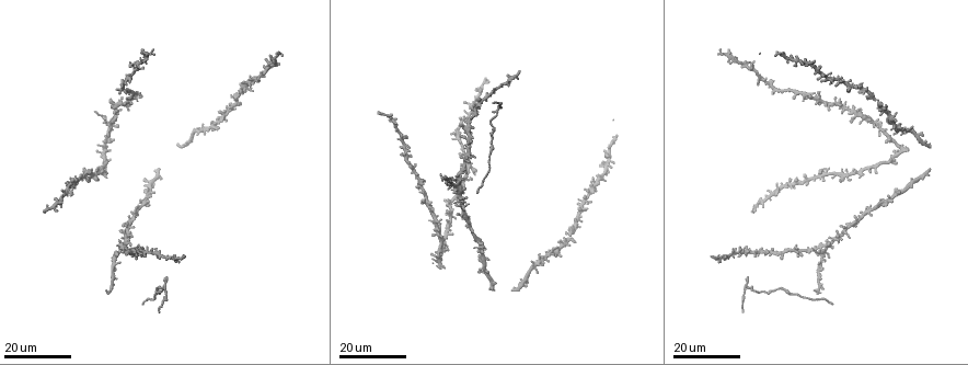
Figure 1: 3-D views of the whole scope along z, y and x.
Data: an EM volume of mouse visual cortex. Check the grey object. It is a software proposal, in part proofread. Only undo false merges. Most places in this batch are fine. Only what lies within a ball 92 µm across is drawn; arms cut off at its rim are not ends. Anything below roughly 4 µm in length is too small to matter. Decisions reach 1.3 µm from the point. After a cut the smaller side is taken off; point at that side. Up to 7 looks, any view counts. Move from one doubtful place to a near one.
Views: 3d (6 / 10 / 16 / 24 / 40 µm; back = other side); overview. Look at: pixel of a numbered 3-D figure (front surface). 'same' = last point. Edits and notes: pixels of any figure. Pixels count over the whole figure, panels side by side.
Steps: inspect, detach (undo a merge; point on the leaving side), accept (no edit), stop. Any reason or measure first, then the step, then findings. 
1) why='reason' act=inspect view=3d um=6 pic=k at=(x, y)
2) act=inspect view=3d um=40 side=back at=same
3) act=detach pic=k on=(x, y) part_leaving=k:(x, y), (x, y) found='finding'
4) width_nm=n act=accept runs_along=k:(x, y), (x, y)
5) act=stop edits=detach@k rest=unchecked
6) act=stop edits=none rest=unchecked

why='small branch off a trunk' act=inspect view=3d um=24 pic=1 at=(879, 124)

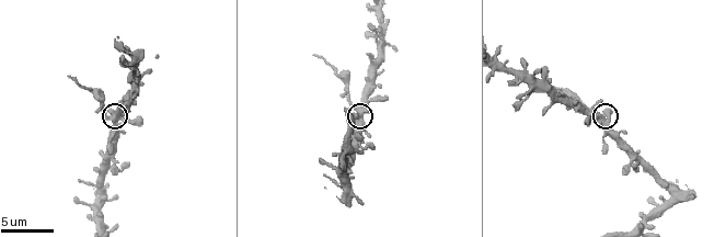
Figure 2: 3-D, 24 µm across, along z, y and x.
act=inspect view=3d um=10 pic=2 at=(355, 109)

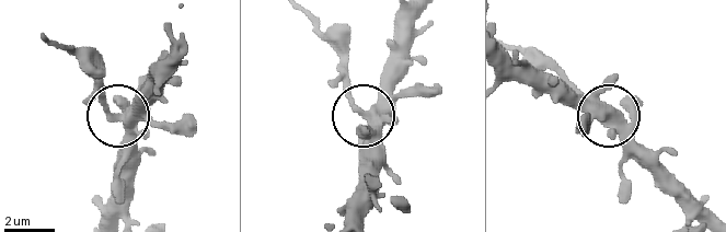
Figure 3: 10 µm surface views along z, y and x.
side_arm_um=8 act=detach pic=3 on=(101, 95) part_leaving=3:(357, 111), (343, 57), (301, 12) found='two neurons meet here'

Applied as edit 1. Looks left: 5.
act=inspect view=overview

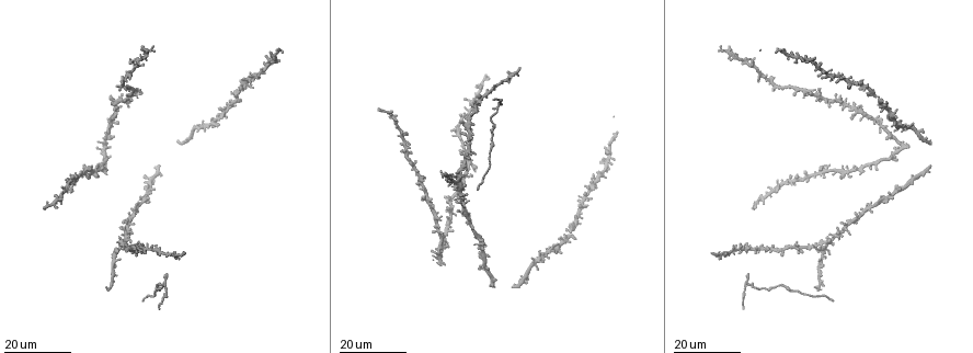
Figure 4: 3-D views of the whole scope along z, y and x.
why='four or more arms meet' act=inspect view=3d um=24 pic=4 at=(869, 206)

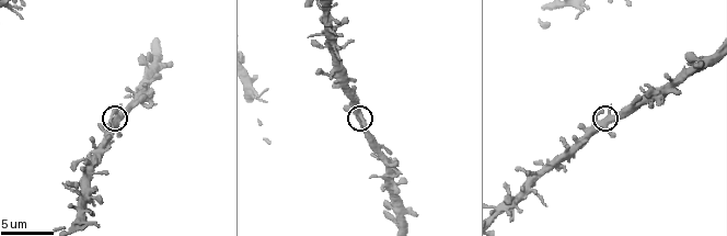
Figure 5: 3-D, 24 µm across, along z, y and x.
act=inspect view=3d um=10 pic=5 at=(120, 122)

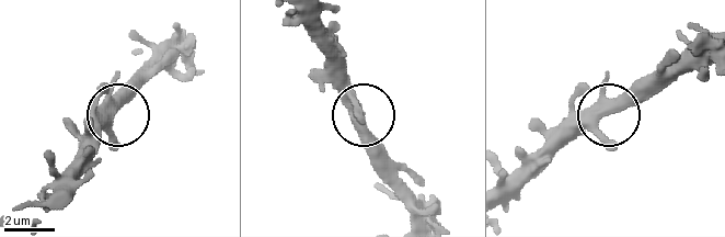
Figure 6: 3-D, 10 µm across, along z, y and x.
width_nm=400 act=accept runs_along=6:(643, 78), (618, 106), (580, 126), (551, 155) found='one neuron here'

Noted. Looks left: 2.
act=inspect view=3d um=24 pic=4 at=(493, 90)

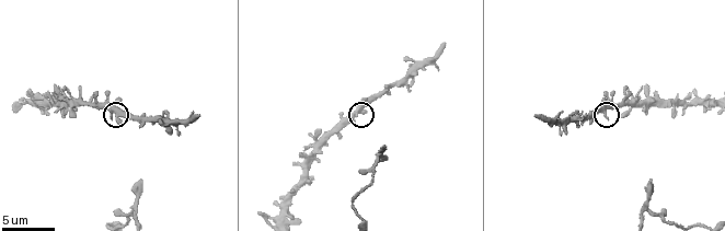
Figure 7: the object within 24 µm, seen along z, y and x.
act=inspect view=3d um=10 pic=7 at=(113, 116)

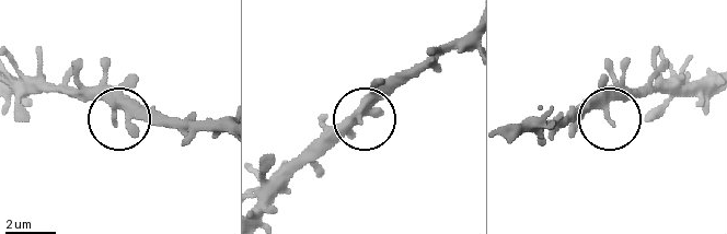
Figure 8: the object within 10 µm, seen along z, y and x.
width_nm=330 act=accept found='one neuron here'

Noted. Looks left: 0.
act=stop edits=detach@3 rest=unchecked

